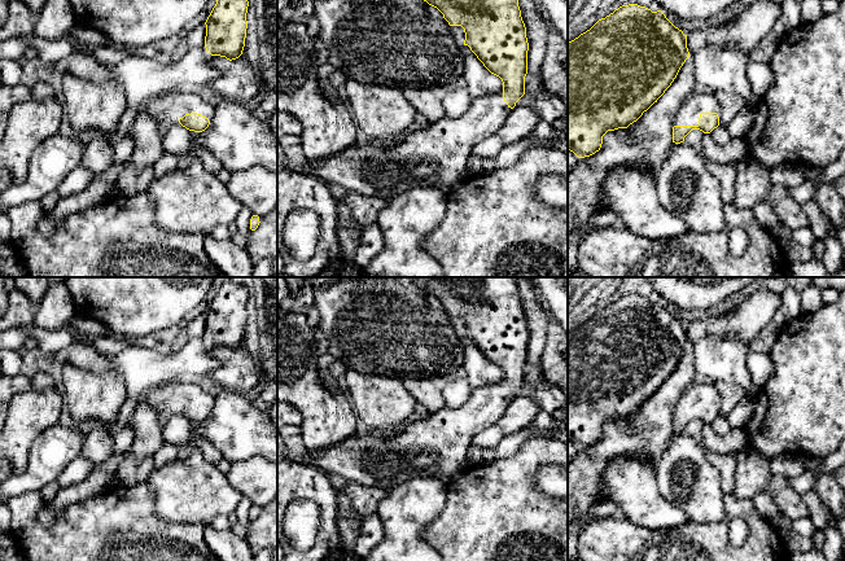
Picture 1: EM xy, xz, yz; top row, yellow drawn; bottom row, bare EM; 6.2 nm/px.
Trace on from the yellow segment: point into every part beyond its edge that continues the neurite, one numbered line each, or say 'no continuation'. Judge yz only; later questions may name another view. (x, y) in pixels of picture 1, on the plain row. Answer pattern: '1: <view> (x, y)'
1: yz (688, 404)

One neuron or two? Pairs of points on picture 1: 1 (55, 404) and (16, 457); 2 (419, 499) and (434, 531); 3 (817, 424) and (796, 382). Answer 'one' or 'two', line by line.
1: one
2: two
3: one

